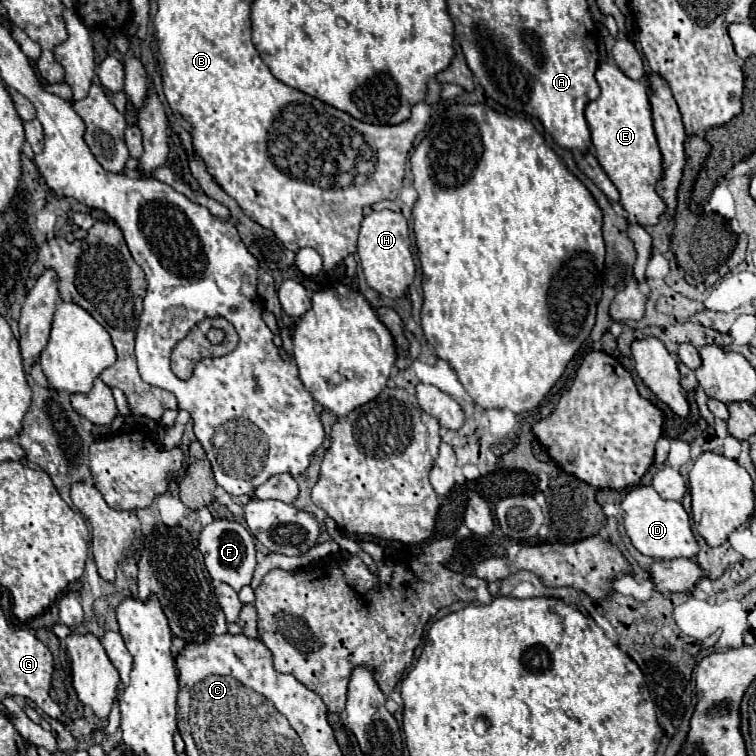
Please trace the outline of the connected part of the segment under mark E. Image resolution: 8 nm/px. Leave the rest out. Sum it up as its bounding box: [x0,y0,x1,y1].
[585,63,665,227]

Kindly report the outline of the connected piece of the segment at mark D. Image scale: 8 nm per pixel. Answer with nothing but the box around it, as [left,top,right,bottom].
[621,485,699,559]

